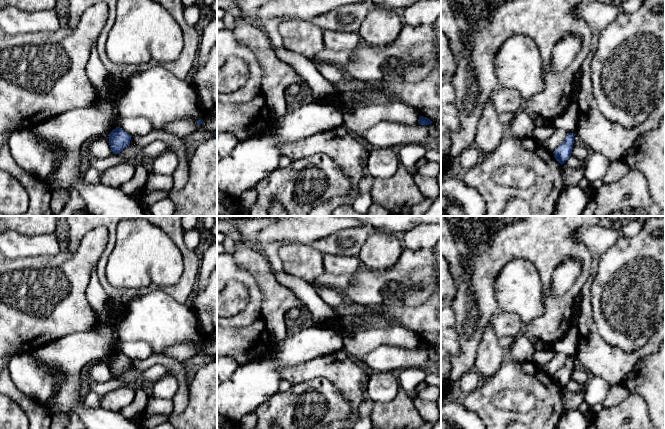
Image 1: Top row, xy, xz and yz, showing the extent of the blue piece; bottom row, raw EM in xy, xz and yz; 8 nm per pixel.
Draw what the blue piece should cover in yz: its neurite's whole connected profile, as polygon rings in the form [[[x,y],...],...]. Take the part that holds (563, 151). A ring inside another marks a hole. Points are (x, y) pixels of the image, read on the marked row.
[[[567,133],[563,142],[554,150],[555,159],[562,165],[570,156],[574,142],[574,133]]]

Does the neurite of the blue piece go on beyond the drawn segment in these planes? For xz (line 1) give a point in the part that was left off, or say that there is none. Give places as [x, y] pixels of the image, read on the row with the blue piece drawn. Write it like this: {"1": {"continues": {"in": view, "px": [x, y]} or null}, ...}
{"1": {"continues": null}}

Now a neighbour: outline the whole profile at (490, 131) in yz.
[[[491,100],[484,106],[476,126],[474,146],[480,151],[482,157],[491,154],[507,135],[508,127],[499,120]]]

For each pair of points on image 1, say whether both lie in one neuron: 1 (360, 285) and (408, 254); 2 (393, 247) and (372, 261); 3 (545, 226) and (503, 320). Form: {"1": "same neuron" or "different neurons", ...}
{"1": "same neuron", "2": "same neuron", "3": "different neurons"}

